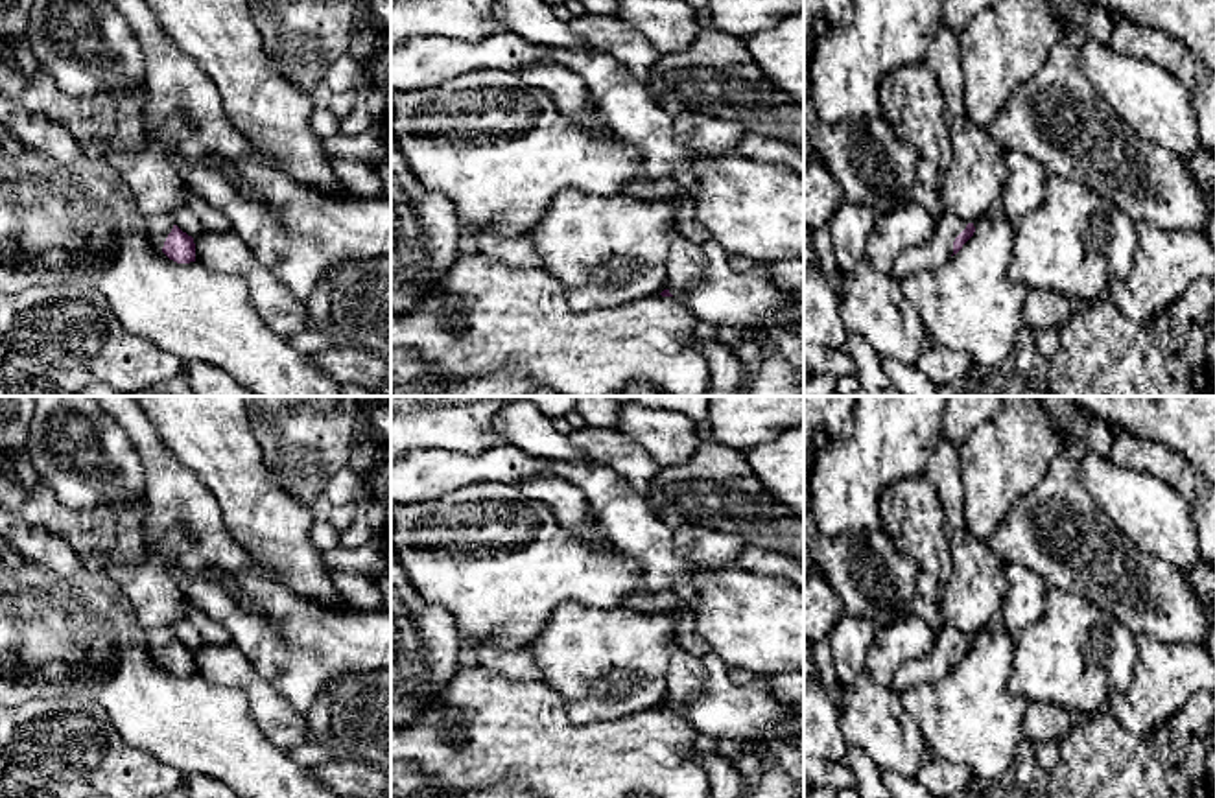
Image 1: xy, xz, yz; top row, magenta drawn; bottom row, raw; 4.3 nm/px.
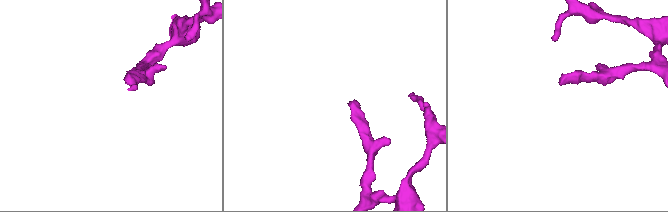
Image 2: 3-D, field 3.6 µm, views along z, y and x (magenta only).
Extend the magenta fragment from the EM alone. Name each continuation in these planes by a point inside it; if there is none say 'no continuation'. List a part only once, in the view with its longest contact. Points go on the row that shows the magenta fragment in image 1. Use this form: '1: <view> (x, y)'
1: yz (935, 253)

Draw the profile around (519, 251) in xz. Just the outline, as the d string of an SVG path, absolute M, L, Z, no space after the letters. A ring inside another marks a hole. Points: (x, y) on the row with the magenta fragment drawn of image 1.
M489 229L468 238L468 245L485 260L500 262L516 269L544 269L531 240L531 230L514 236L498 236Z

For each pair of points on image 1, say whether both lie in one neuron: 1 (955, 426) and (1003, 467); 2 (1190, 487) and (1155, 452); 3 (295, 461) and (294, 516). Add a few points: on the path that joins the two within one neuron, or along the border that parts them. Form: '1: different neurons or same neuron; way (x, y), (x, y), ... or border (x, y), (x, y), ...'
1: different neurons; border (998, 415), (978, 426), (957, 446)
2: same neuron; way (1180, 478), (1164, 461)
3: different neurons; border (266, 463), (273, 478), (310, 507)

